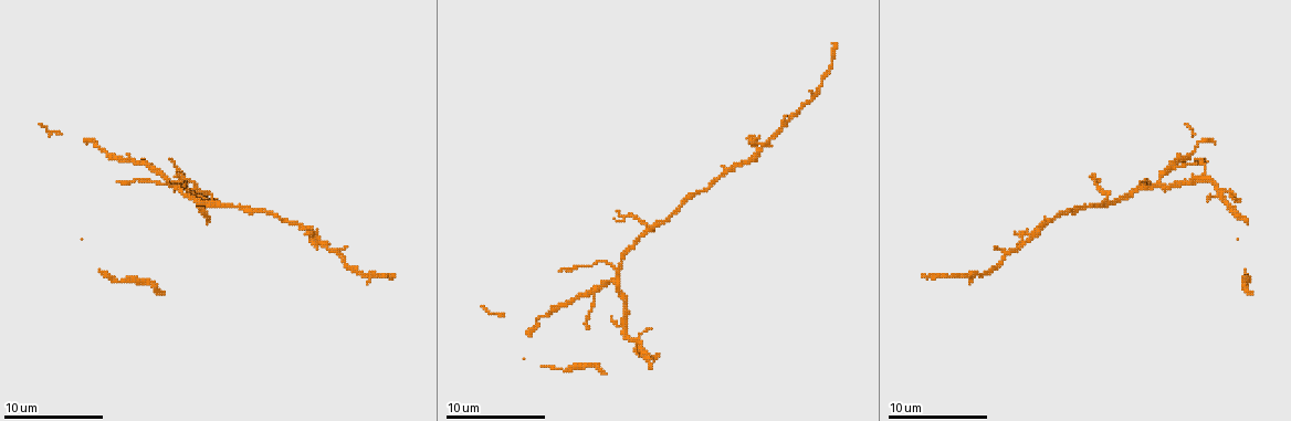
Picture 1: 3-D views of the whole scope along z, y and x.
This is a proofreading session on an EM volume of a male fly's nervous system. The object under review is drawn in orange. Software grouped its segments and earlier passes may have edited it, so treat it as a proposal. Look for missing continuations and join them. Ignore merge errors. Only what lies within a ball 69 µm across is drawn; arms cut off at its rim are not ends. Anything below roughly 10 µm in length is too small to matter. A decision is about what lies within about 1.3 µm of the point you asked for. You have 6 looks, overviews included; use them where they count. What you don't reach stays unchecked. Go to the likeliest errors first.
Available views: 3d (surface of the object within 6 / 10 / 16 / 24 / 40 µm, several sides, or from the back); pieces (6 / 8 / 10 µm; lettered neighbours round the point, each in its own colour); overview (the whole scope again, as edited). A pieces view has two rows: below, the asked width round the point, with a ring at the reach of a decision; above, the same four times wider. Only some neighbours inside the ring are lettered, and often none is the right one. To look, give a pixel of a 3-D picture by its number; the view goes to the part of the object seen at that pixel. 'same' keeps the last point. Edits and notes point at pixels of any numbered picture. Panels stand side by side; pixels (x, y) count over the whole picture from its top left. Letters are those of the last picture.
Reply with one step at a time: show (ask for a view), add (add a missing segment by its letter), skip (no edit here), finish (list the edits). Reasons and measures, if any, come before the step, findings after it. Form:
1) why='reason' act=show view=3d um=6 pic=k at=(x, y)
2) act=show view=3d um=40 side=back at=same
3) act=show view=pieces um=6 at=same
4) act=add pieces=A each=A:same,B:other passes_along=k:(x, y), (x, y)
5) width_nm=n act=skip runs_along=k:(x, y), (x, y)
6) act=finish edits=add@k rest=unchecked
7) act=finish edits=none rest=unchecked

why='an open end' act=show view=pieces um=6 pic=1 at=(835, 46)

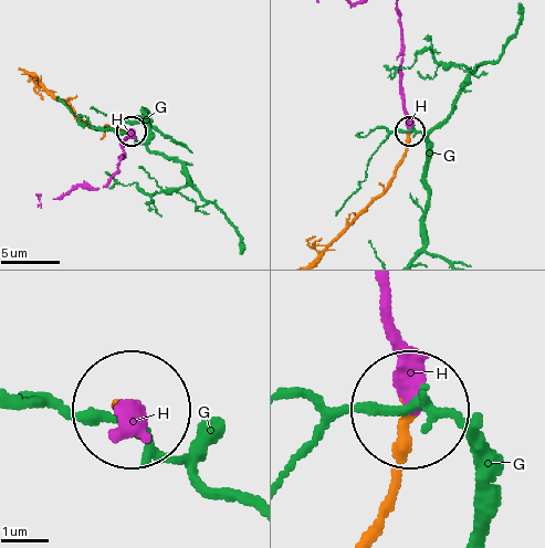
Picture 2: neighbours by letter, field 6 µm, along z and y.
act=add pieces=H each=G:other,H:same passes_along=2:(371, 524), (396, 476), (408, 401), (384, 298) found='the cell continues'

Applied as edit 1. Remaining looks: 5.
why='an open end' act=show view=pieces um=6 pic=1 at=(318, 249)

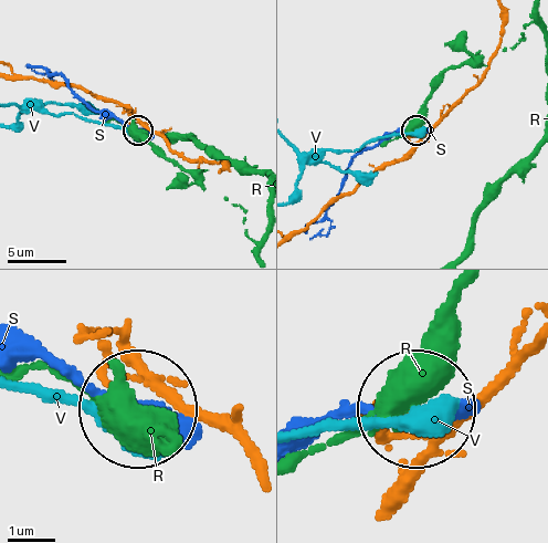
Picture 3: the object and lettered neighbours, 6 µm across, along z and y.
width_nm=130 act=skip each=R:other,S:other,V:other found='none of them fits'

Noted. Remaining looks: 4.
why='thin end' act=show view=3d um=10 pic=1 at=(615, 220)

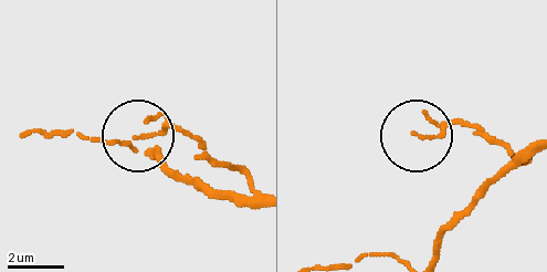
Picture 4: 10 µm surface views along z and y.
act=show view=pieces um=6 pic=4 at=(138, 137)

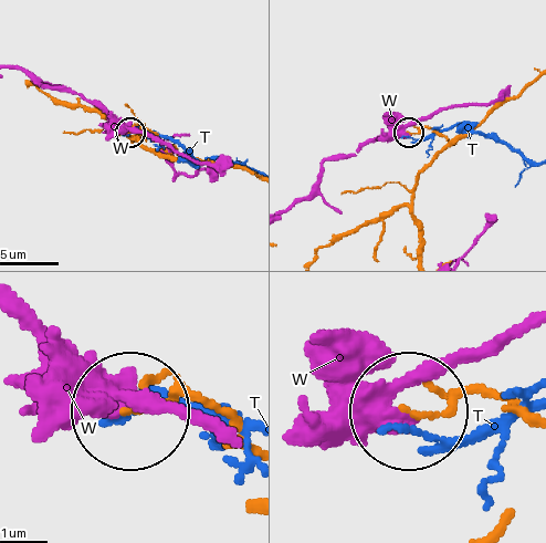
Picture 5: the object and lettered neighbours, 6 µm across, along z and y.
act=skip each=T:other,W:other runs_along=5:(523, 417), (486, 393), (428, 417), (408, 409) found='none of them fits'

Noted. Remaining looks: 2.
act=finish edits=add@2 rest=unchecked

